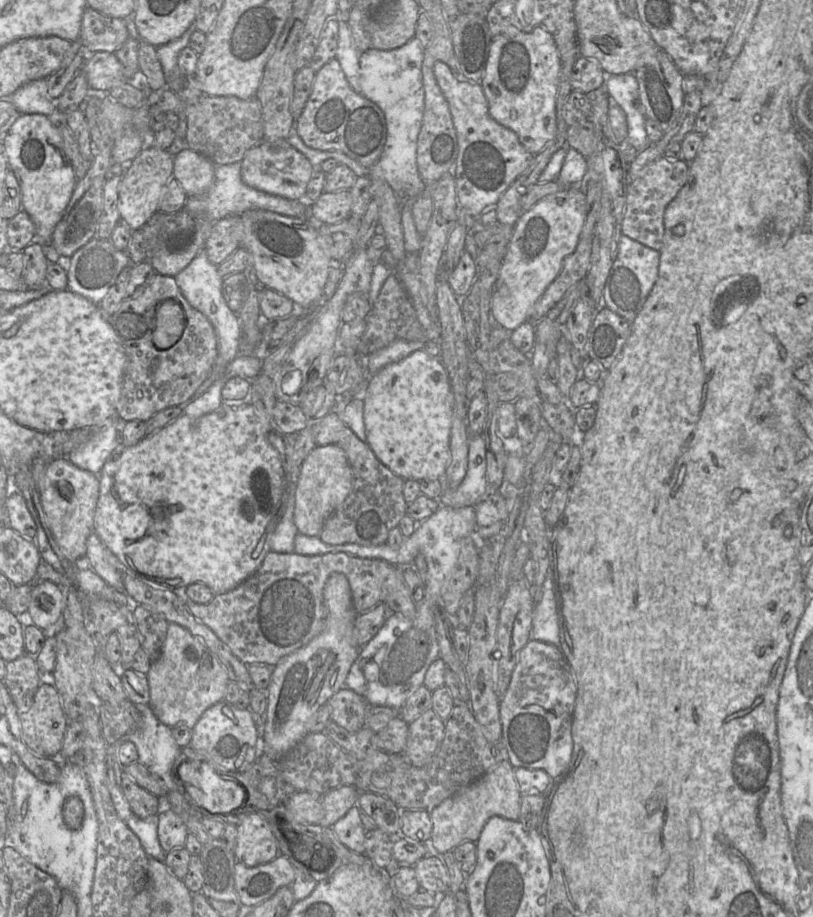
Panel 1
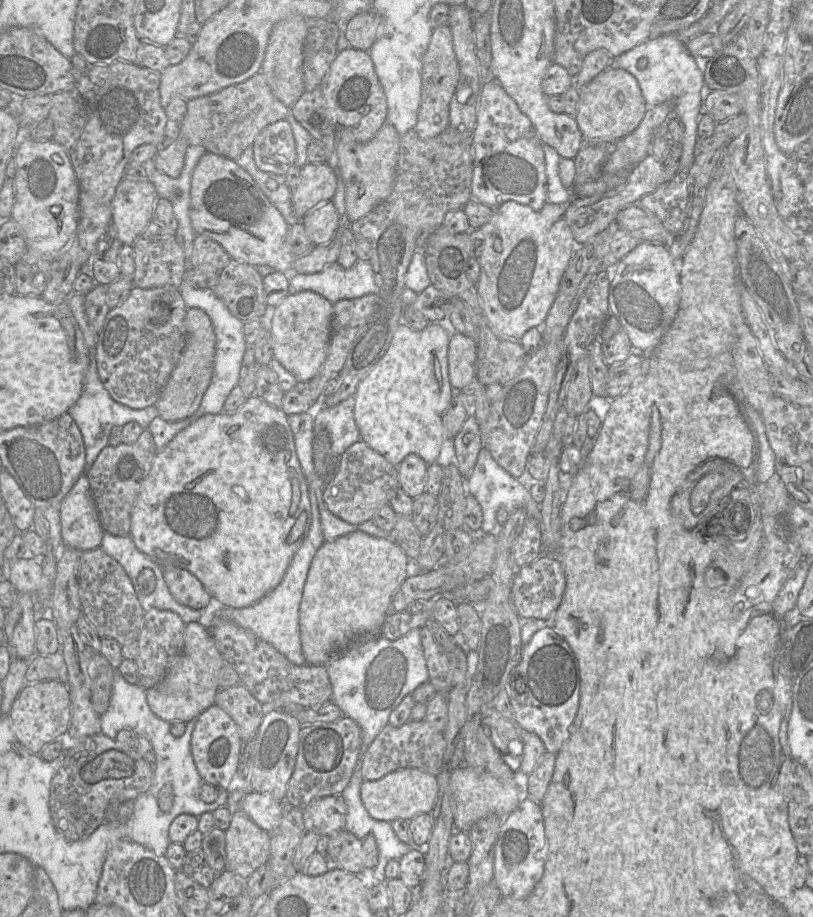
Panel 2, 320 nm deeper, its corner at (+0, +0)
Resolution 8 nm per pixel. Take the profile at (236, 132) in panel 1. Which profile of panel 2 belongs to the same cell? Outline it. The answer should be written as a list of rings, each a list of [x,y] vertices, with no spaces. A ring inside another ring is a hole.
[[[259,72],[249,79],[229,86],[214,94],[188,100],[187,113],[180,123],[180,136],[189,146],[202,146],[208,153],[237,160],[248,147],[252,147],[255,138],[270,124],[286,119],[290,108],[278,100],[272,93],[265,76]]]

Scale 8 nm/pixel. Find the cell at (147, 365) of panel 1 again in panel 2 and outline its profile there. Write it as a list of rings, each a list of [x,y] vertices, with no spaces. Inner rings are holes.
[[[170,285],[149,289],[133,286],[128,298],[109,310],[97,334],[96,363],[99,378],[113,400],[137,410],[156,404],[187,344],[184,325],[187,310],[179,289]],[[156,301],[163,301],[170,309],[165,323],[154,324],[150,320],[150,310]]]

